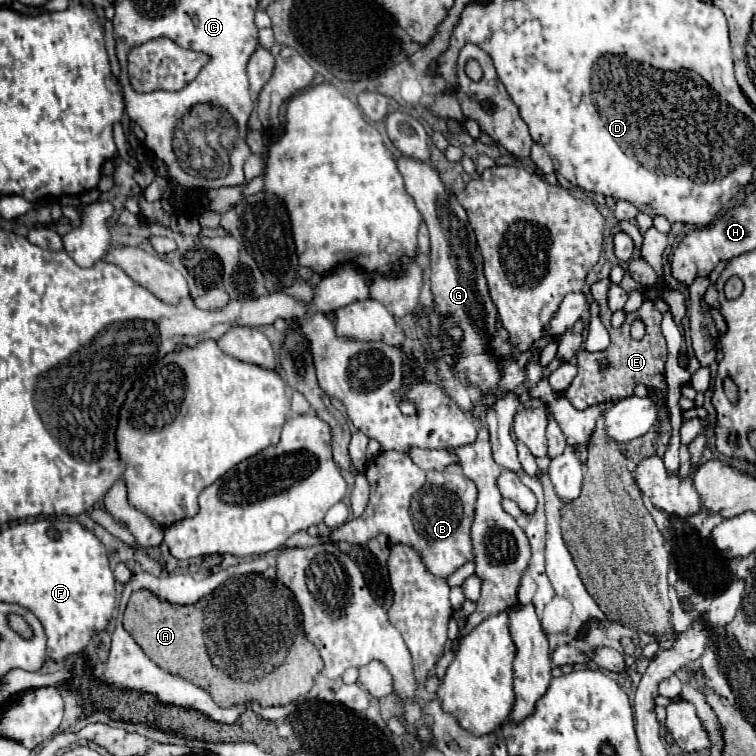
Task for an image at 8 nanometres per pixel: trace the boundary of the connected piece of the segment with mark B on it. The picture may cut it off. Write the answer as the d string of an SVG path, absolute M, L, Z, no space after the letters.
M381 451L369 463L365 475L371 485L371 501L359 519L353 519L329 533L331 543L347 541L361 545L371 537L377 537L377 533L383 533L391 543L405 543L423 553L427 569L439 577L451 575L473 557L471 523L475 519L477 489L457 463L443 469L423 471L405 453Z

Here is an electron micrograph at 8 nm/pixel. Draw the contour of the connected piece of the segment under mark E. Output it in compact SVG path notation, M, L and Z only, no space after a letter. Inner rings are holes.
M601 279L591 285L591 295L597 301L597 305L601 307L601 321L611 335L611 345L605 351L607 357L603 357L603 351L599 351L599 353L579 351L577 353L577 361L579 361L577 377L573 379L573 383L567 389L567 399L577 409L585 409L589 405L609 401L609 399L631 397L633 387L637 383L649 385L653 389L663 389L663 385L665 385L667 345L665 345L665 337L661 333L661 313L657 309L655 311L635 311L635 313L627 315L625 323L619 329L613 329L611 327L611 309L607 305L609 287L611 287L609 279ZM635 319L641 319L645 323L645 337L641 341L633 341L633 337L631 337L631 323Z

